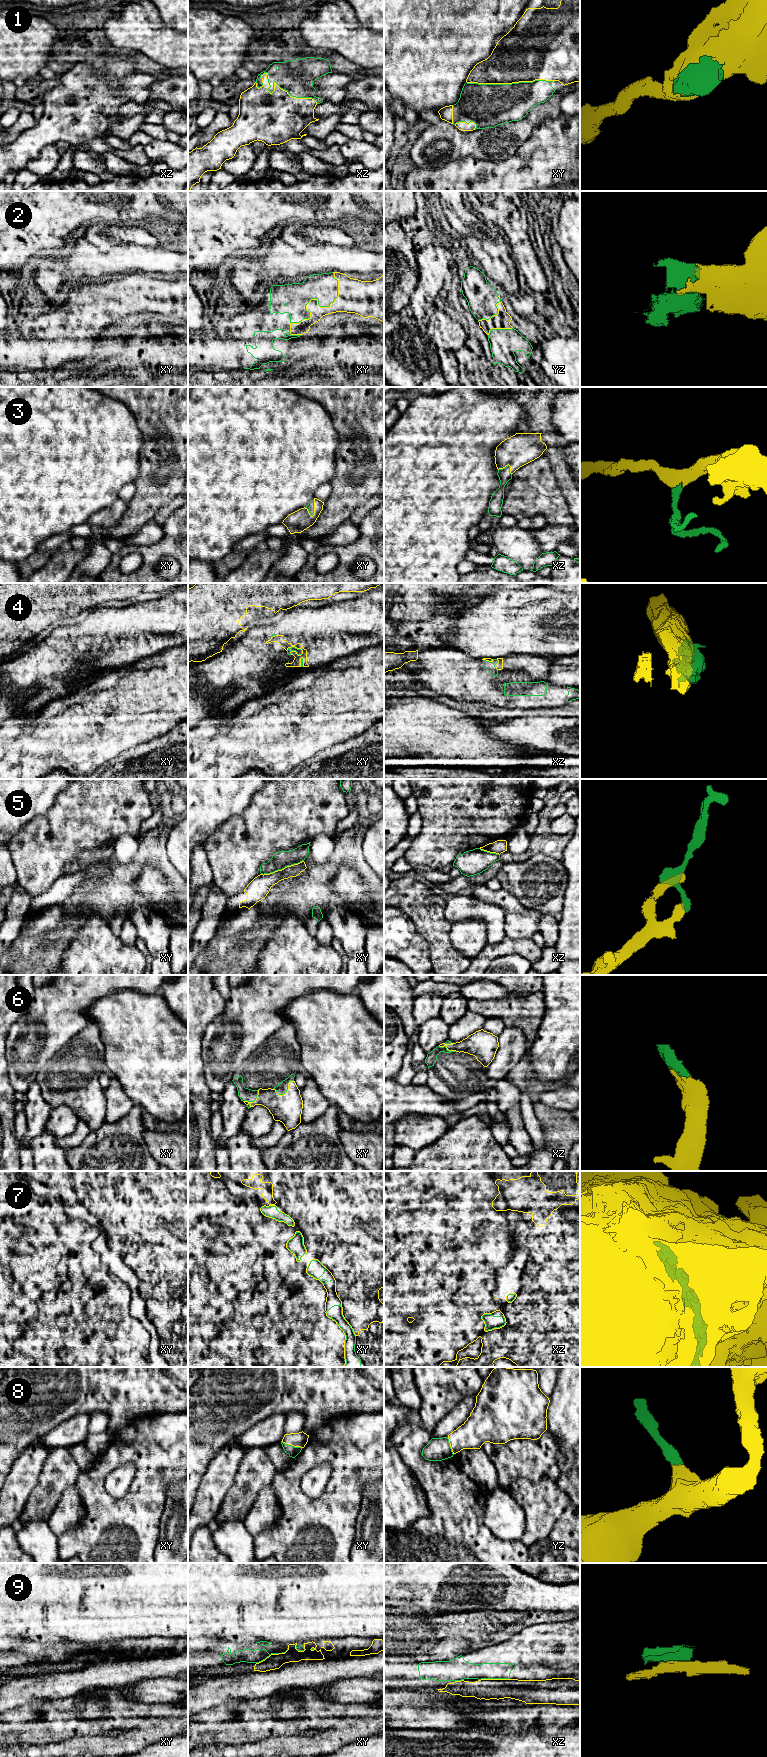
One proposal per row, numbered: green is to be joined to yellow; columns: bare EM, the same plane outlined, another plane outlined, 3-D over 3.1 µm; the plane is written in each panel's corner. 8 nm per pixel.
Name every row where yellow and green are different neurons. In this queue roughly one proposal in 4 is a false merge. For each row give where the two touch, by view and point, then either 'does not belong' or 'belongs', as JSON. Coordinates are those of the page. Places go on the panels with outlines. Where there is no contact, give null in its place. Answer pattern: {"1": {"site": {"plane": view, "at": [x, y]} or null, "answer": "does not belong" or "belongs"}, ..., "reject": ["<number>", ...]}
{"1": {"site": {"plane": "xz", "at": [274, 88]}, "answer": "belongs"}, "2": {"site": {"plane": "xy", "at": [317, 302]}, "answer": "belongs"}, "3": {"site": {"plane": "xy", "at": [314, 508]}, "answer": "belongs"}, "4": {"site": {"plane": "xy", "at": [295, 647]}, "answer": "does not belong"}, "5": {"site": {"plane": "xy", "at": [282, 869]}, "answer": "does not belong"}, "6": {"site": {"plane": "xy", "at": [287, 1091]}, "answer": "belongs"}, "7": {"site": {"plane": "xy", "at": [275, 1219]}, "answer": "belongs"}, "8": {"site": {"plane": "xy", "at": [291, 1444]}, "answer": "belongs"}, "9": {"site": {"plane": "xz", "at": [493, 1679]}, "answer": "does not belong"}, "reject": ["4", "5", "9"]}

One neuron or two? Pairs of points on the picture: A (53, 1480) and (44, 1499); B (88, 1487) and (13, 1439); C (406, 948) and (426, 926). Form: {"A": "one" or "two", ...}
{"A": "one", "B": "two", "C": "two"}

